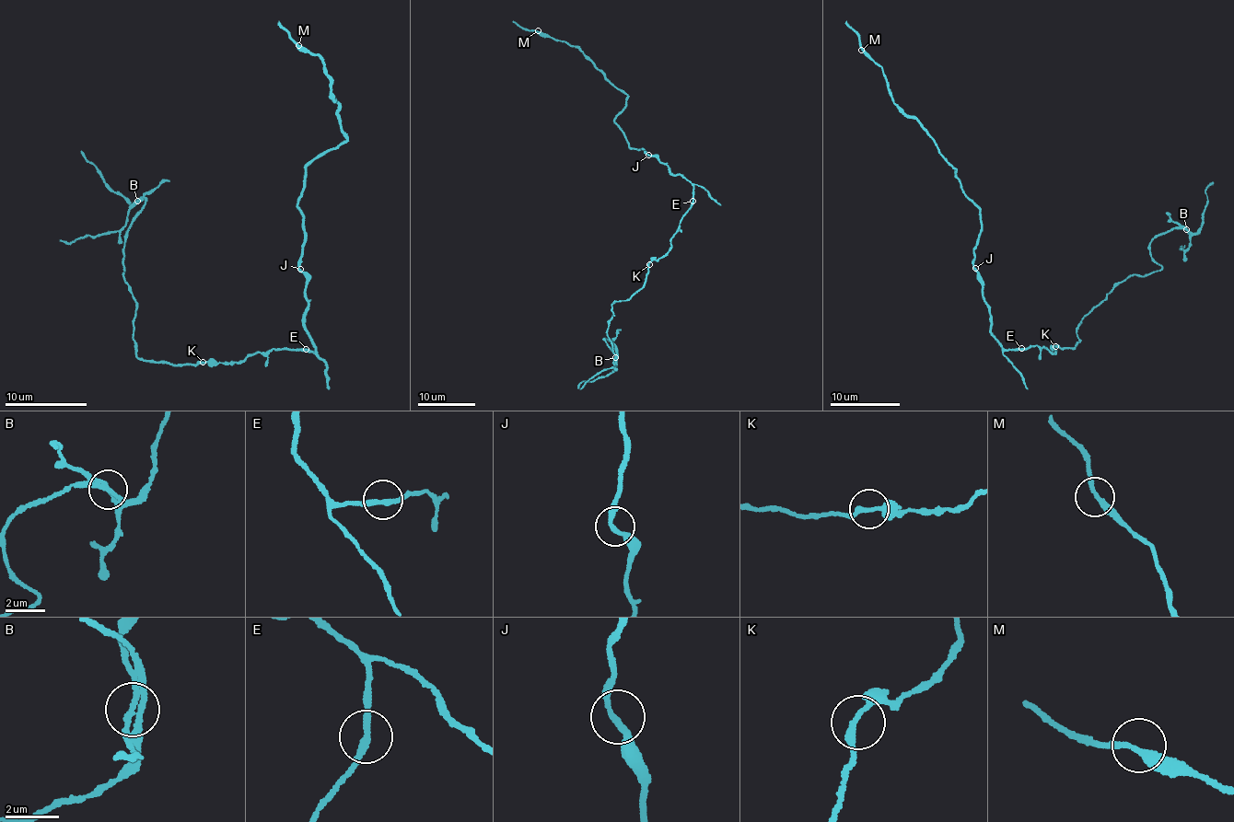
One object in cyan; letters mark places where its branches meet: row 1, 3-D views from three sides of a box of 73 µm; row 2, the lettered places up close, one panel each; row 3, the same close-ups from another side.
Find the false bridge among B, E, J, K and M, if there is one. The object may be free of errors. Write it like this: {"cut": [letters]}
{"cut": ["B"]}

